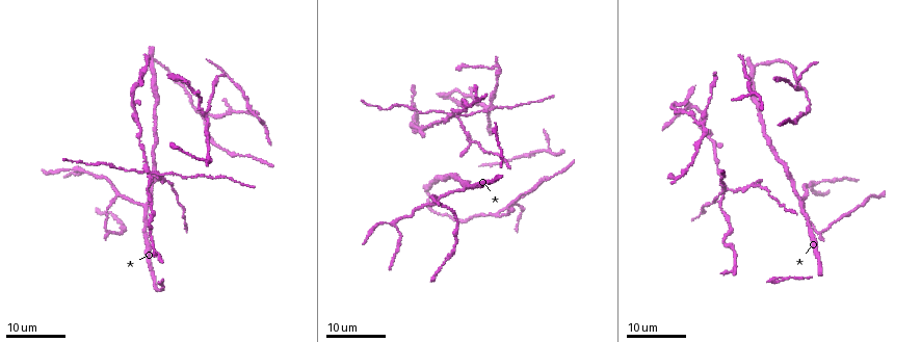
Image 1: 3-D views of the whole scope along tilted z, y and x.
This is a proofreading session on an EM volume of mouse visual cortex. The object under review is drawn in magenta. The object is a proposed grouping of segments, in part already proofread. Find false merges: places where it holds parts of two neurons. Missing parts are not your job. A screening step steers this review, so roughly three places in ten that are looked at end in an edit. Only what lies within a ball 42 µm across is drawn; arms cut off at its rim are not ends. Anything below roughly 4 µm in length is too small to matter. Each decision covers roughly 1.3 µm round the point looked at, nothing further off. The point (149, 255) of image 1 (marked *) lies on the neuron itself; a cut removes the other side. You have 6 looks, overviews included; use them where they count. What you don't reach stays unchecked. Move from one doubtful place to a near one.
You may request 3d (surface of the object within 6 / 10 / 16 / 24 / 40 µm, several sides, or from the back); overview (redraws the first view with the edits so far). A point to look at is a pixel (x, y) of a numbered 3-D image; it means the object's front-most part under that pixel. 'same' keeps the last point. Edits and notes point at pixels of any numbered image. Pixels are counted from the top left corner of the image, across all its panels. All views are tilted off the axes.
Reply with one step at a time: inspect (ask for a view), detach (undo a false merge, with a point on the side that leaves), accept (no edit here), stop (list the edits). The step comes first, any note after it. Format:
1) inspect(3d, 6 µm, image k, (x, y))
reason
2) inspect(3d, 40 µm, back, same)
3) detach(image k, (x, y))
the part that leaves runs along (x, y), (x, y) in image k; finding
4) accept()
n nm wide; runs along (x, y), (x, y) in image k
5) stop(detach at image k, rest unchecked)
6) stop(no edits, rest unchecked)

inspect(3d, 24 µm, image 1, (817, 181))
three arms meet

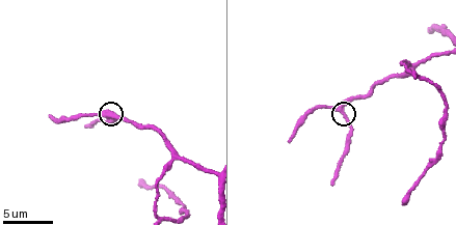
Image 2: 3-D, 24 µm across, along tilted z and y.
inspect(3d, 6 µm, image 2, (343, 110))

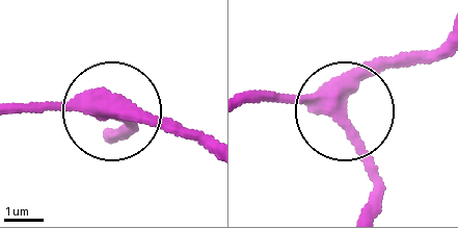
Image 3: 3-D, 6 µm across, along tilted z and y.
accept()
320 nm wide; runs along (439, 46), (399, 55), (332, 111), (249, 95) in image 3; continuous, no second neuron

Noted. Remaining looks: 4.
inspect(3d, 10 µm, image 2, (411, 67))
arms part here

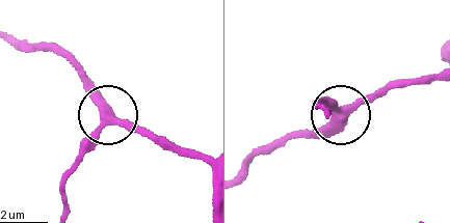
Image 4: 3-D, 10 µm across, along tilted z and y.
accept()
side arm 19 µm; 3 arms; all the same neuron

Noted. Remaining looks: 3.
inspect(3d, 24 µm, image 1, (464, 189))
arms part here

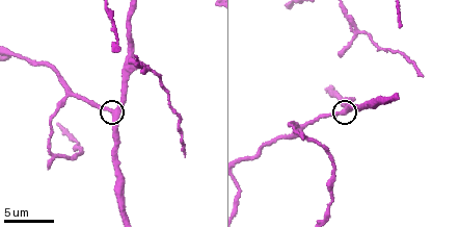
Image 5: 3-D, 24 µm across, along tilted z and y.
inspect(3d, 6 µm, image 5, (342, 109))

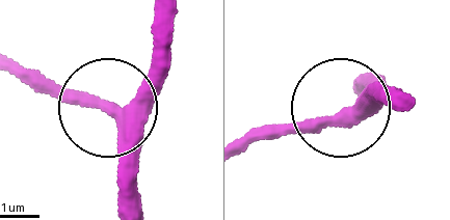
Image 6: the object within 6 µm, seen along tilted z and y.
accept()
3 arms; runs along (130, 198), (111, 107), (9, 72) in image 6; one neuron here

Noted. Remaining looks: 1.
stop(no edits, rest unchecked)

